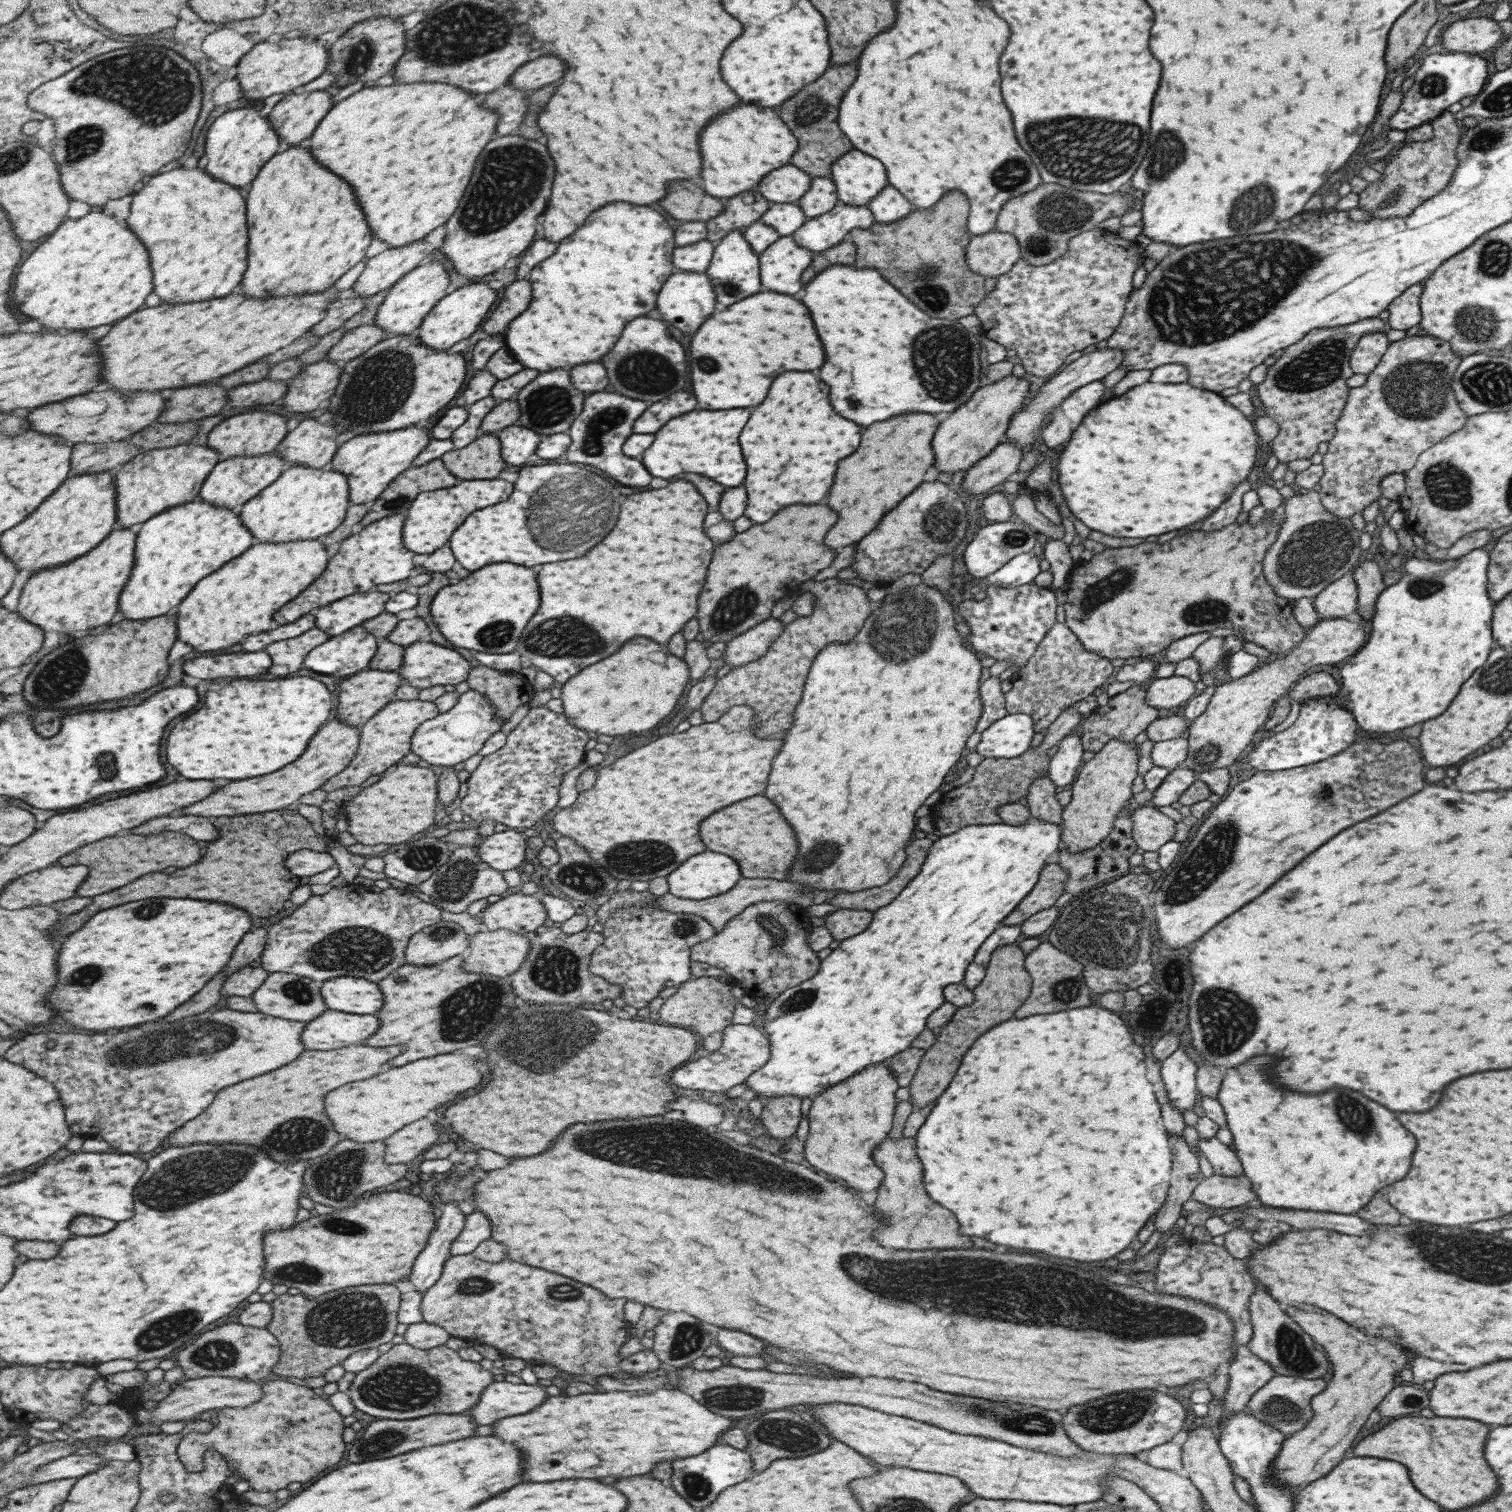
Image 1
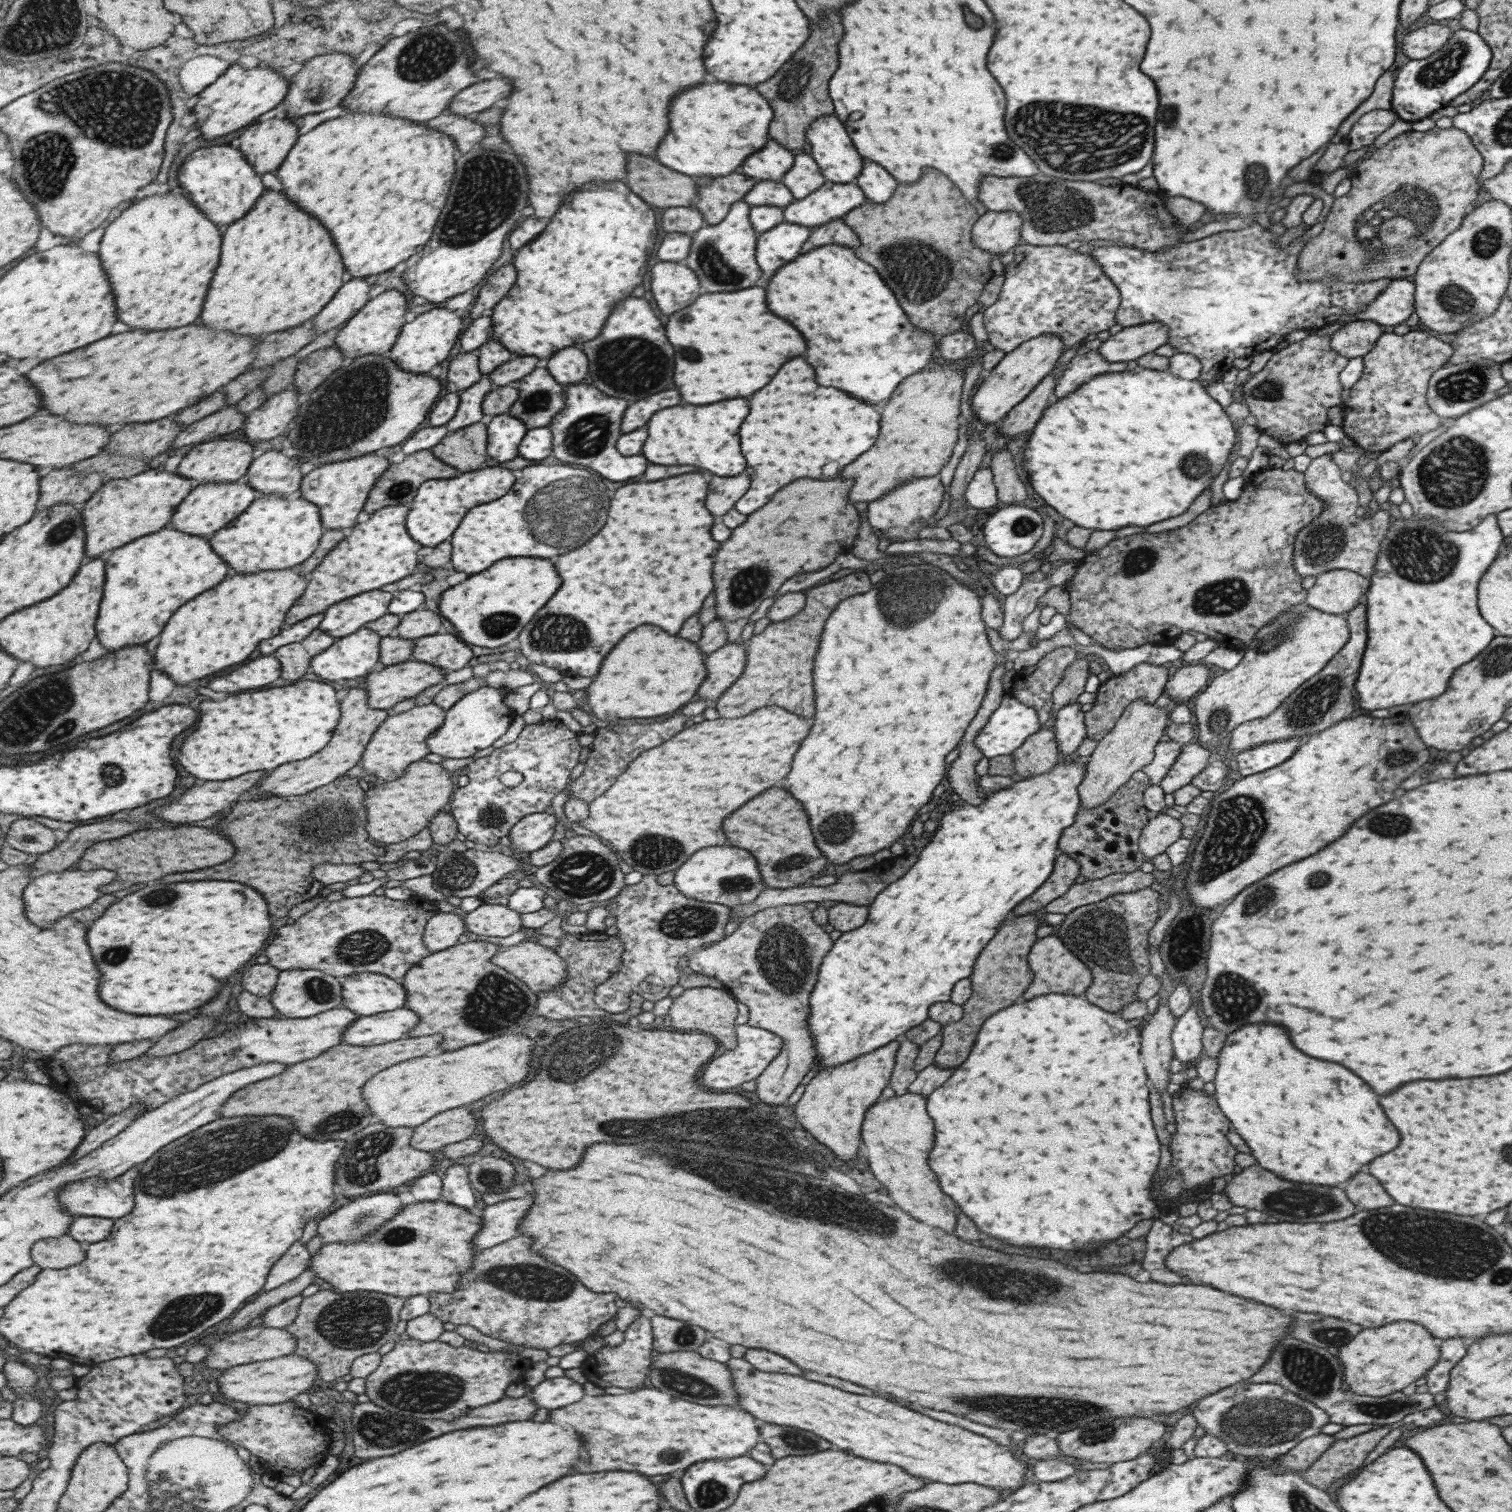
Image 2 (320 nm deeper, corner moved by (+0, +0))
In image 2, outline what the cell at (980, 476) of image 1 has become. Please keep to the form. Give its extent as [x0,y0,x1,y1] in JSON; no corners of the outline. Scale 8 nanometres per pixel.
[997,374,1057,439]

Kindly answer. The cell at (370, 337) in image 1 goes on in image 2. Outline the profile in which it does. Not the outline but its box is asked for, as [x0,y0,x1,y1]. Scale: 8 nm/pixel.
[293,345,345,394]

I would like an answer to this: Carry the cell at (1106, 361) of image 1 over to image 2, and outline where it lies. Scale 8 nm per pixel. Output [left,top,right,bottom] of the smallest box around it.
[1097,322,1168,362]

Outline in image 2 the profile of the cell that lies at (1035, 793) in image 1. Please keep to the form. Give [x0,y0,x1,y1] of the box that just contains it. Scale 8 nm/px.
[1010,729,1059,777]

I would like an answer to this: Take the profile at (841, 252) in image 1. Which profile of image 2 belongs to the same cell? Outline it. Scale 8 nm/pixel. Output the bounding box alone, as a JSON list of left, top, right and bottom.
[800,219,859,254]

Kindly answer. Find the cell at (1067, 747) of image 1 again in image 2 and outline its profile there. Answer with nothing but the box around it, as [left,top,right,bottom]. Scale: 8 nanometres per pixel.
[1053,703,1086,754]

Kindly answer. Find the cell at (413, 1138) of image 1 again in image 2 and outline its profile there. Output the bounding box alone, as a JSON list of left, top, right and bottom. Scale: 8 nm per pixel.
[410,1108,477,1151]

